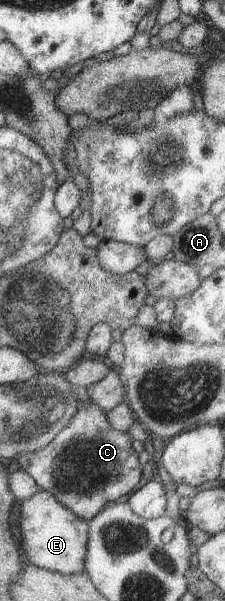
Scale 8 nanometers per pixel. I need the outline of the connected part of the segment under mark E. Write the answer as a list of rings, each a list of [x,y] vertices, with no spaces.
[[[40,489],[21,509],[21,531],[25,541],[25,551],[31,563],[45,567],[63,575],[84,571],[87,543],[89,541],[89,522],[81,519],[66,505],[59,503],[45,489]]]

